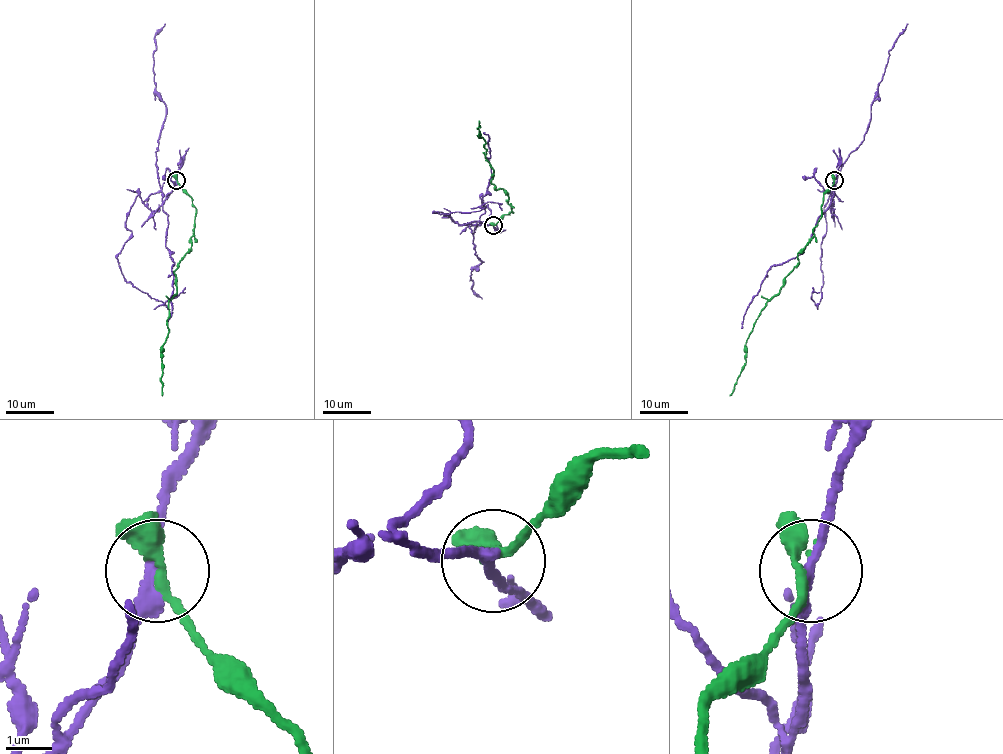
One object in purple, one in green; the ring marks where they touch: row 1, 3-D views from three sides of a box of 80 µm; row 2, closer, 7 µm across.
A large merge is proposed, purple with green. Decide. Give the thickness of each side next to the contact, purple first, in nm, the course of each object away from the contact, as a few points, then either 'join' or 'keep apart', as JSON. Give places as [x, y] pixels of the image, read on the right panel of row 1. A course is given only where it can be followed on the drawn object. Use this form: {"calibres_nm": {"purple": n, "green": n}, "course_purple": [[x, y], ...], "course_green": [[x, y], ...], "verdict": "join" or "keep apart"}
{"calibres_nm": {"purple": 240, "green": 240}, "course_purple": [[834, 180], [833, 210], [829, 196], [823, 208], [827, 227], [821, 243], [819, 303], [810, 297], [819, 292]], "course_green": [[834, 180], [822, 200], [811, 241], [756, 320], [745, 344], [745, 366], [729, 396]], "verdict": "keep apart"}

